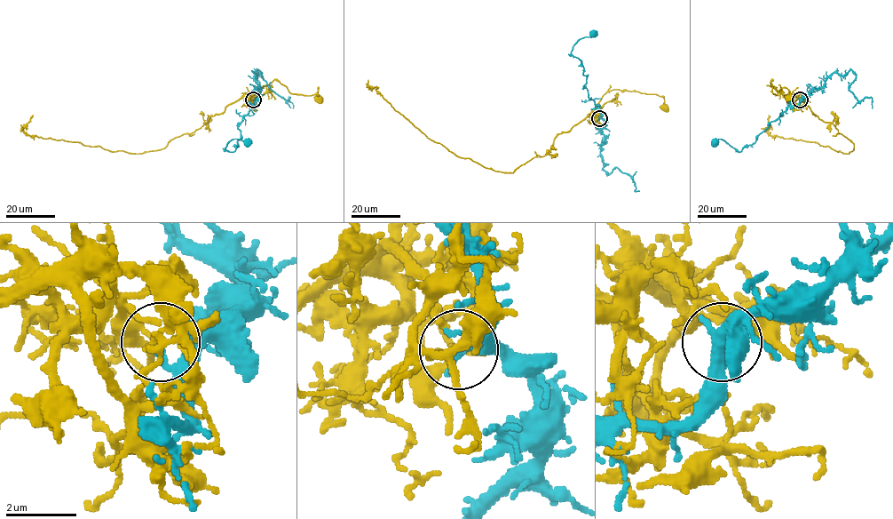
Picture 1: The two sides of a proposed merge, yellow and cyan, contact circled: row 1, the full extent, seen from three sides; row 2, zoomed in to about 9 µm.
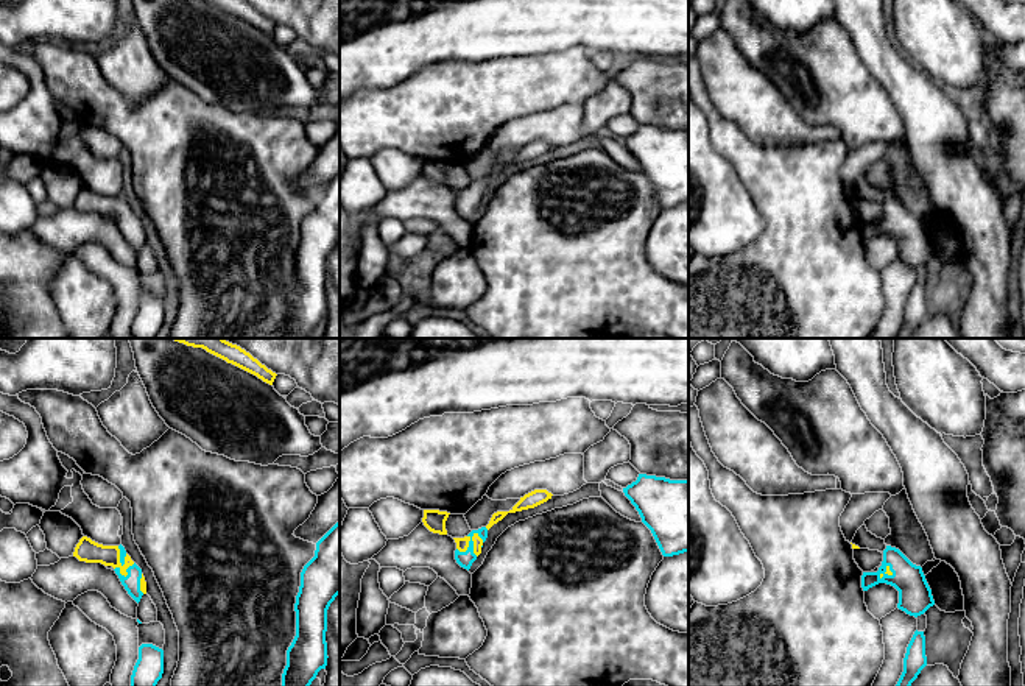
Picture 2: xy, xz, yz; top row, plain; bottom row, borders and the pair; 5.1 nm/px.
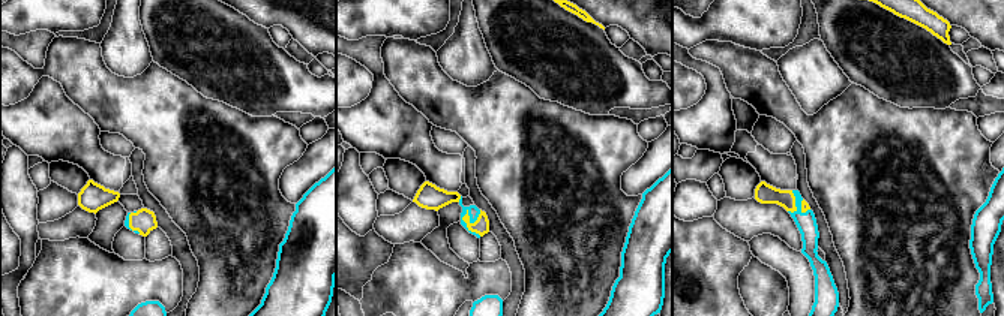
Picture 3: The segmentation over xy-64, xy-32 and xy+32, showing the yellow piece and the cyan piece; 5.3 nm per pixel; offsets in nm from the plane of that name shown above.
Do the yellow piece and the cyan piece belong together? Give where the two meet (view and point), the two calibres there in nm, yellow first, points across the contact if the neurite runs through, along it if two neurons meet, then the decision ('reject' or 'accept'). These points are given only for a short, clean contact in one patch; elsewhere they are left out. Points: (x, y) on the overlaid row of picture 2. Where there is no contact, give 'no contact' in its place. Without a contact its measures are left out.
meets yellow in xy at (119, 562); 120 nm thick on the yellow side, 90 nm on the other; reject

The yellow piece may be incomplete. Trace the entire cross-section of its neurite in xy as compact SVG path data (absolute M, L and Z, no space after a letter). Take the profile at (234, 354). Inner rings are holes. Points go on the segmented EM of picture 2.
M170 338L170 340L174 340L193 348L203 348L207 352L226 360L227 363L232 363L257 376L259 379L262 379L269 385L273 385L277 376L276 373L268 370L265 365L262 365L257 359L254 359L249 352L246 352L237 345L226 341L224 338Z

